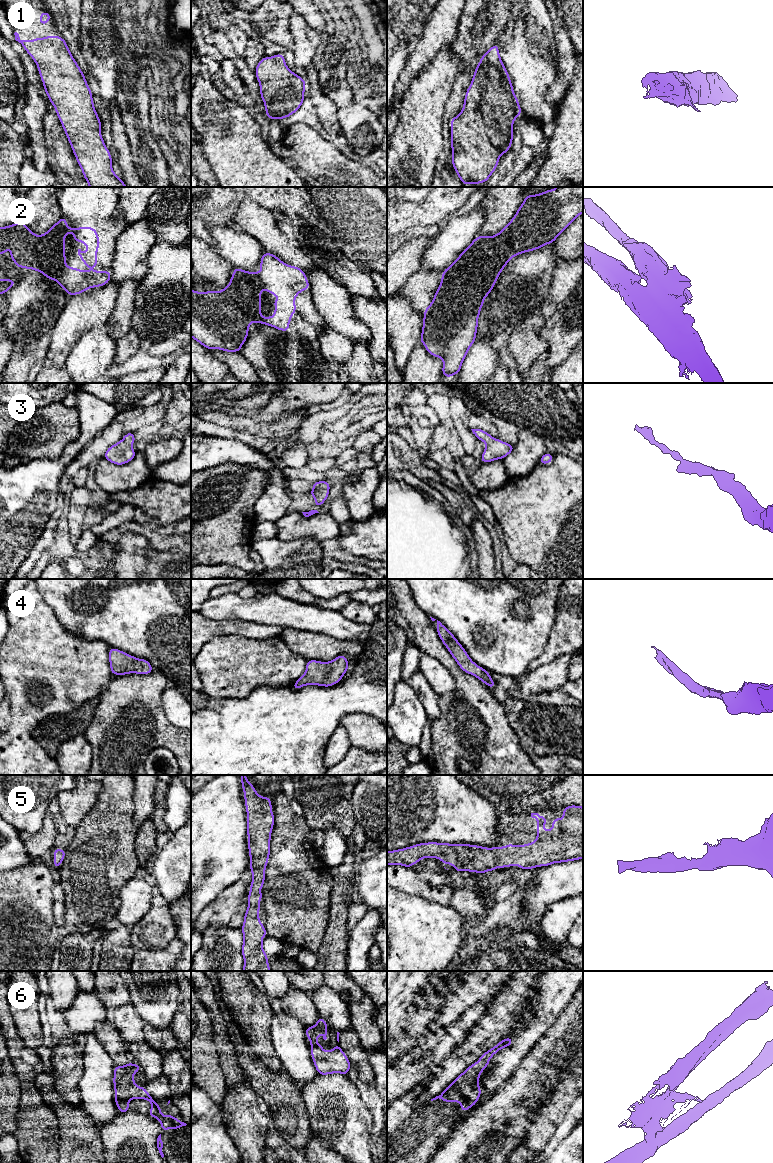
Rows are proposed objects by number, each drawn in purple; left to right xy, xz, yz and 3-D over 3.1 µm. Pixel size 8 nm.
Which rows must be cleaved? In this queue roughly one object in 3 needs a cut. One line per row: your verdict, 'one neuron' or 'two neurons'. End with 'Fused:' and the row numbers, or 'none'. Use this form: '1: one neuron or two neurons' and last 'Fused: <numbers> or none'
1: one neuron
2: two neurons
3: one neuron
4: one neuron
5: one neuron
6: two neurons
Fused: 2, 6

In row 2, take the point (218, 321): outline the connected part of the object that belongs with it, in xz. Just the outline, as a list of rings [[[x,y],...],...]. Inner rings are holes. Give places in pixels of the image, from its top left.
[[[234,267],[229,285],[221,291],[198,292],[191,289],[191,337],[208,350],[240,352],[248,337],[249,324],[260,323],[251,318],[241,305],[240,284],[237,281],[237,275],[244,272],[250,273]]]

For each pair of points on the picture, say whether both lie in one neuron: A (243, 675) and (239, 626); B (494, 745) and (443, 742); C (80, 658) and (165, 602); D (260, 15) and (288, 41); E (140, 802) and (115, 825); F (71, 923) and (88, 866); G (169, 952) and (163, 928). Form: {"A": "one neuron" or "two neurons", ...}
{"A": "two neurons", "B": "one neuron", "C": "two neurons", "D": "one neuron", "E": "two neurons", "F": "one neuron", "G": "two neurons"}

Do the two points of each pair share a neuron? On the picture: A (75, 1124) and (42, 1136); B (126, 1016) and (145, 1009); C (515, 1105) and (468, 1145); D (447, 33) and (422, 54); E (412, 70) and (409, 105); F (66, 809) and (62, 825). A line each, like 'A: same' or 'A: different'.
A: same
B: different
C: same
D: same
E: different
F: different

